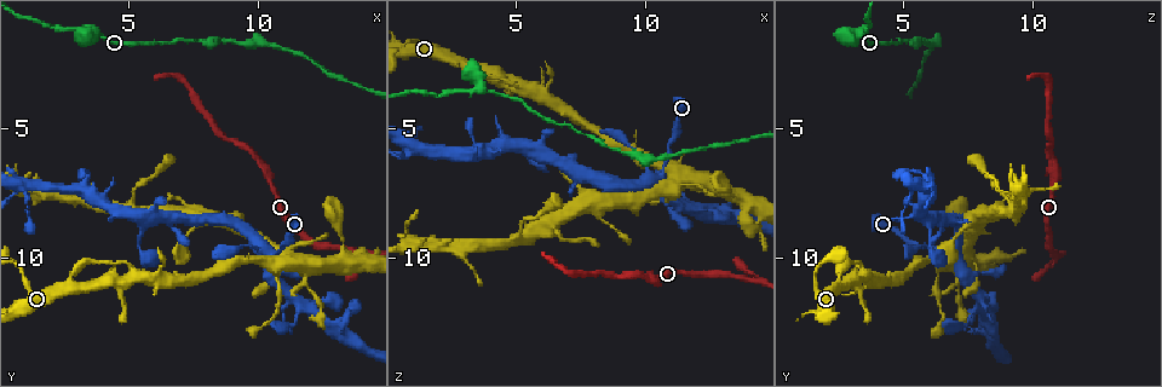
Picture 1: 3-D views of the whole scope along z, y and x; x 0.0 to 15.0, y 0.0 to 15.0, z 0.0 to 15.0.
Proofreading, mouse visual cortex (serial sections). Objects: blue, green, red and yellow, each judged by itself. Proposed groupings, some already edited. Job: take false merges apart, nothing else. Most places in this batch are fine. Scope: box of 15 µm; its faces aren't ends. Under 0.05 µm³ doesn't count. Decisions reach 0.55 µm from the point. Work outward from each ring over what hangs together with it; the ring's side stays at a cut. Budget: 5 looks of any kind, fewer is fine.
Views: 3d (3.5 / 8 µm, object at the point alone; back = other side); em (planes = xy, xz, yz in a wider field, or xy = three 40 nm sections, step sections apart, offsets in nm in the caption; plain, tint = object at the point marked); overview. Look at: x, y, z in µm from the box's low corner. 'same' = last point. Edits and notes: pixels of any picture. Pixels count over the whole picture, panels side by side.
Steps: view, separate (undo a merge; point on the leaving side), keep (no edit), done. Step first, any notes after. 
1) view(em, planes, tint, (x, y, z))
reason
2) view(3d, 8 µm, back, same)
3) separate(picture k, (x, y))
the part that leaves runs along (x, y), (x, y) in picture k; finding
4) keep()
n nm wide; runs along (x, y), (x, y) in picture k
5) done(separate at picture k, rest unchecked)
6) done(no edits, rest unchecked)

view(3d, 3.5 µm, (10.5, 9.8, 6.9))
four or more arms meet

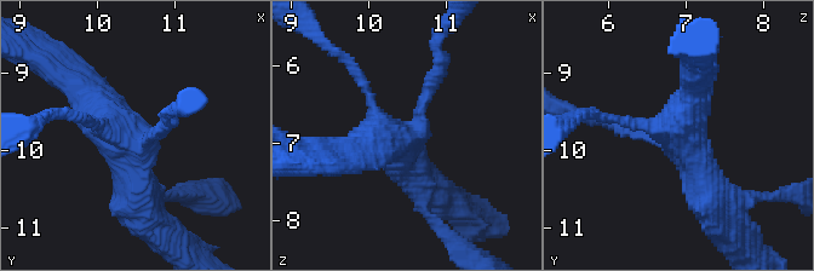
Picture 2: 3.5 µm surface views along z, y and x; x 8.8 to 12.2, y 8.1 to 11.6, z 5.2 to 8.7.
view(em, xy, step 1, tint, (10.40, 9.90, 6.95))
4 arms; arms of 150, 150, 500, 500 nm

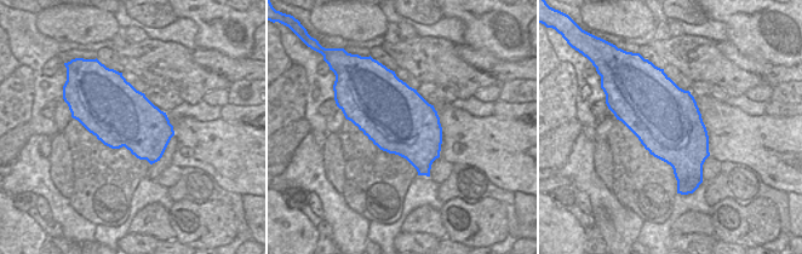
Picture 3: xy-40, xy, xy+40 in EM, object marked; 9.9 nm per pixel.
view(em, xy, step 3, tint, same)
another direction

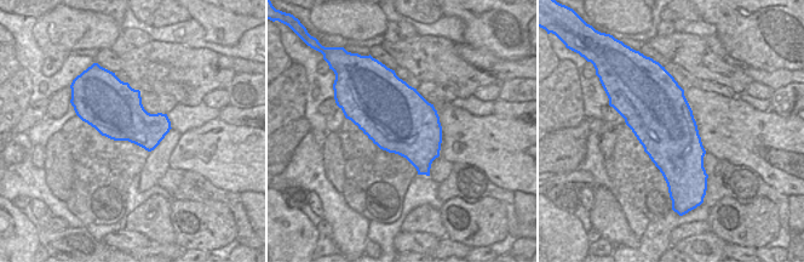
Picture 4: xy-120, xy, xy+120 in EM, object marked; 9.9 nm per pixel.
keep()
runs along (435, 73), (410, 136), (347, 150) in picture 2; continuous, no second cell

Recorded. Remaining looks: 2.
view(3d, 3.5 µm, (11.3, 12.6, 7.3))
sudden change in width

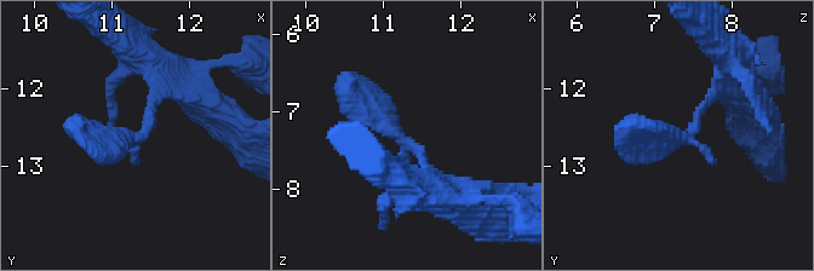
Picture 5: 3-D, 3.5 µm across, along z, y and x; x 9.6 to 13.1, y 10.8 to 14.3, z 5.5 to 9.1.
view(em, xy, step 1, tint, (11.20, 12.65, 7.35))

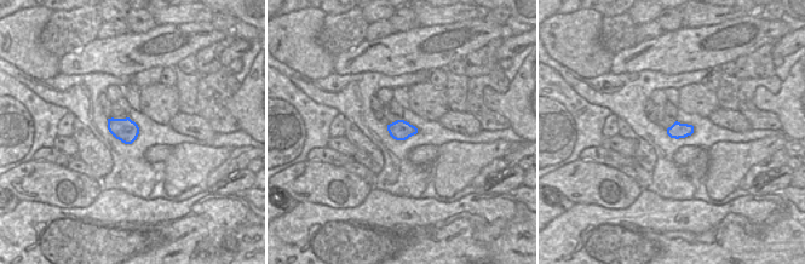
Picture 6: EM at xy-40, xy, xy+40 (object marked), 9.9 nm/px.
keep()
200 nm wide; runs along (429, 178), (422, 154), (348, 82) in picture 5; continuous, no second cell

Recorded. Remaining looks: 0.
done(no edits, rest unchecked)

